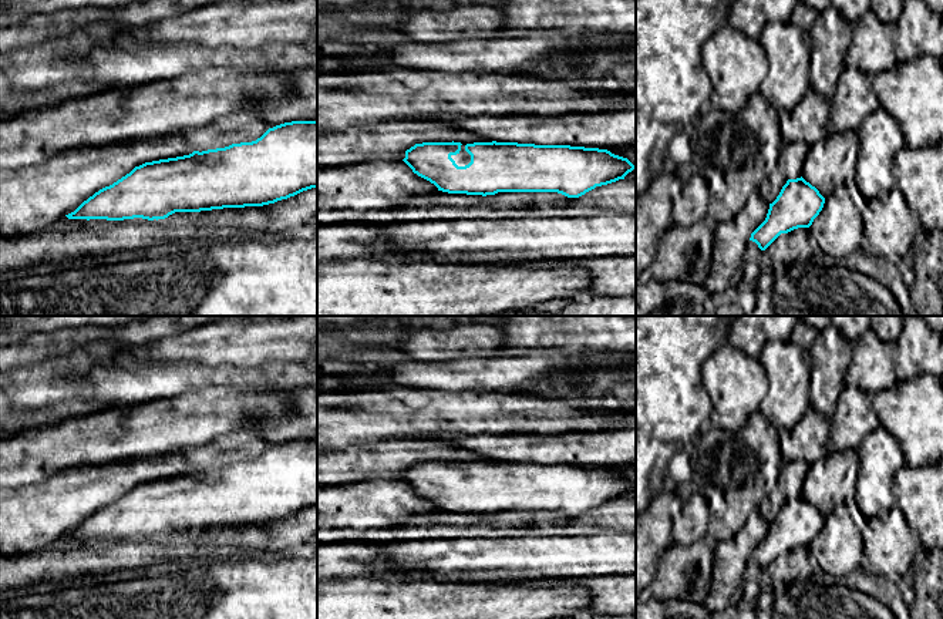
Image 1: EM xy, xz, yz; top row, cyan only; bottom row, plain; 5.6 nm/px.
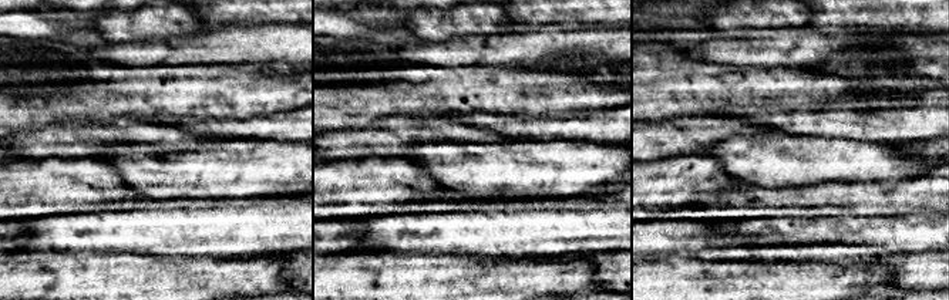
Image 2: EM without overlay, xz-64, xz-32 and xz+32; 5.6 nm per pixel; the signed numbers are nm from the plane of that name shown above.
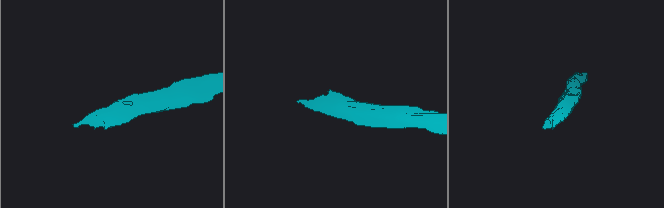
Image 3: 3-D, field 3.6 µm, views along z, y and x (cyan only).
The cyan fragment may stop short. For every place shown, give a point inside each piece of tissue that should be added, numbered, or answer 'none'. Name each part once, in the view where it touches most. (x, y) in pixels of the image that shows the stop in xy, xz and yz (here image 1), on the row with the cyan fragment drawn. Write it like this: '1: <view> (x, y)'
1: xz (462, 158)

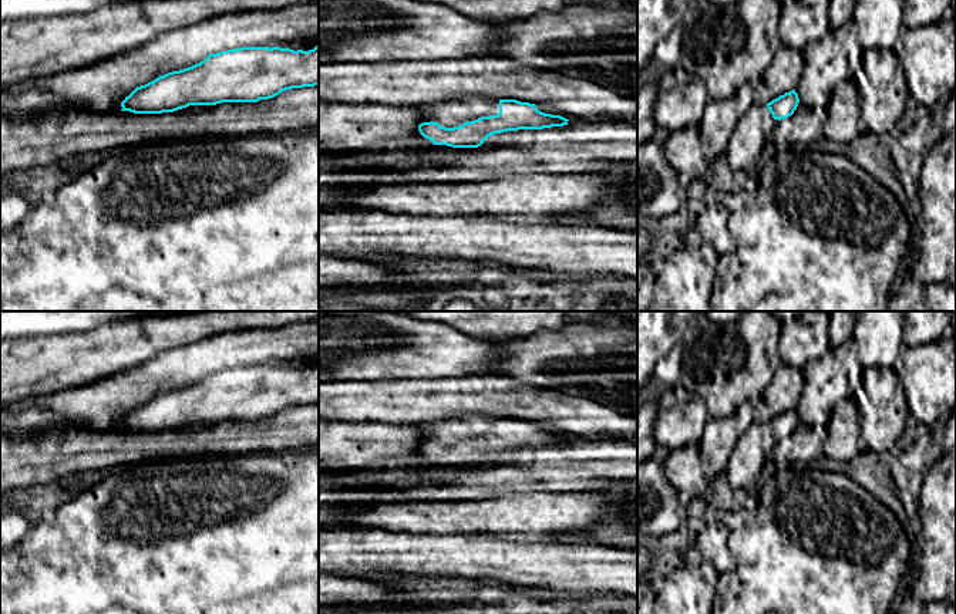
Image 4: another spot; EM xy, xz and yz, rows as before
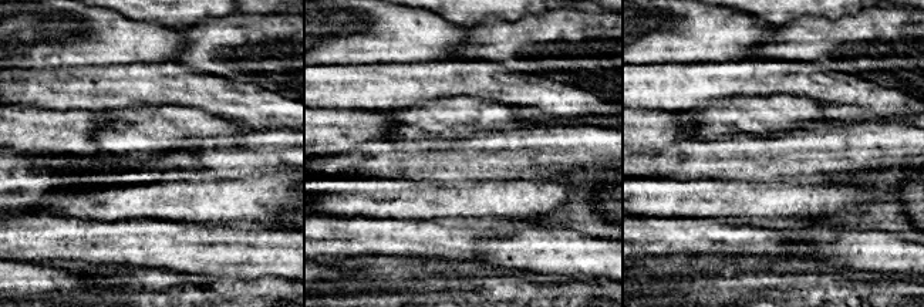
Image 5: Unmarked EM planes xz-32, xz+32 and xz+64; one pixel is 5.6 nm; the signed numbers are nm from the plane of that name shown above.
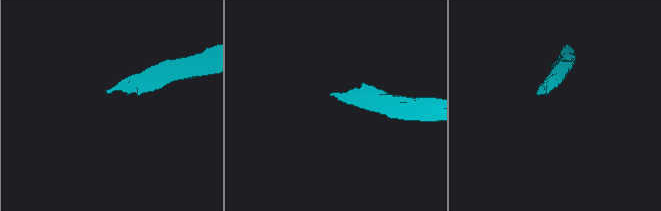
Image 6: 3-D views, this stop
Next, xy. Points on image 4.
none

